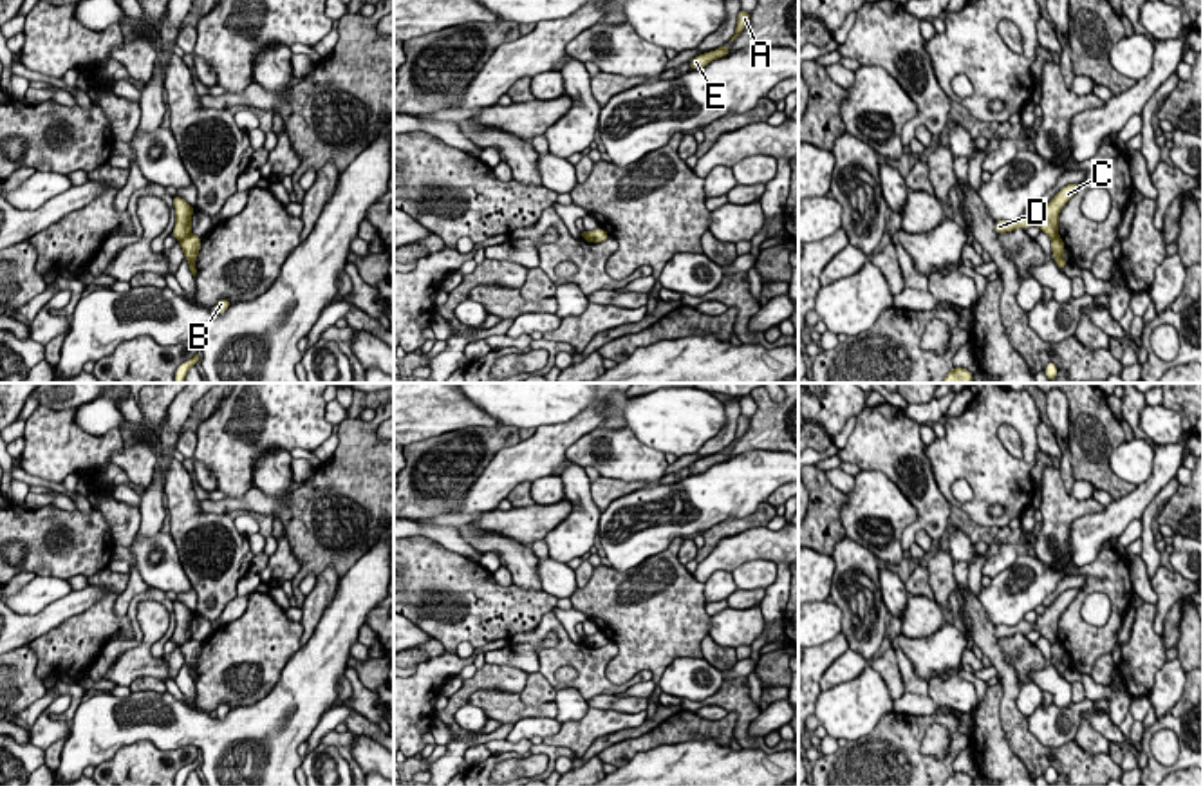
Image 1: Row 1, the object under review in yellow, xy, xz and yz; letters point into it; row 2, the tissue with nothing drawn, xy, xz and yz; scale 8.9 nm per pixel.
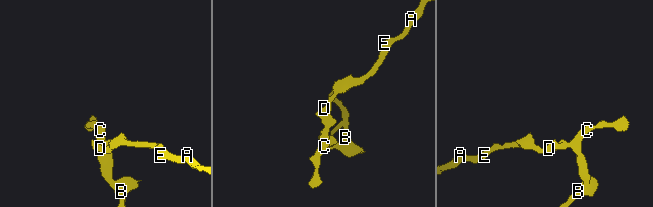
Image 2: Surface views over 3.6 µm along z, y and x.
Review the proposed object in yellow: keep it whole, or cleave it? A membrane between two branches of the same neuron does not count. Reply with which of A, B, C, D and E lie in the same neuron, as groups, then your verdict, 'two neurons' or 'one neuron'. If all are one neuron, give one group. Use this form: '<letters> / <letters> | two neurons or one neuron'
A C D E / B | two neurons

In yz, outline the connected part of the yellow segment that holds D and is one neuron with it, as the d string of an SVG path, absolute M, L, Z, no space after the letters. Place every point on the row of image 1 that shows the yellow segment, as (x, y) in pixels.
M1066 184L1033 219L1021 215L1017 220L995 220L995 231L1001 235L1017 228L1028 229L1030 226L1039 226L1049 239L1055 239L1058 235L1058 213L1077 193L1078 186Z

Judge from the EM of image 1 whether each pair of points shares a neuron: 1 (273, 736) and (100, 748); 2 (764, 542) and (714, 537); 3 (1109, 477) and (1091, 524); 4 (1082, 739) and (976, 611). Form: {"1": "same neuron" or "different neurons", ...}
{"1": "same neuron", "2": "different neurons", "3": "different neurons", "4": "different neurons"}

